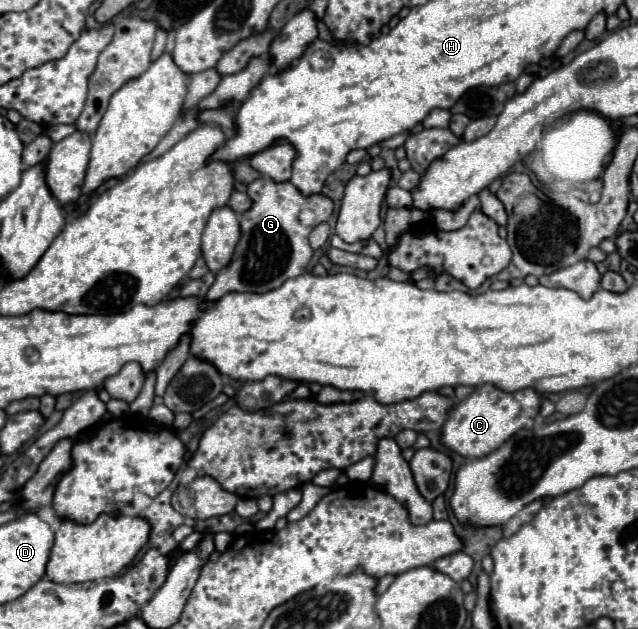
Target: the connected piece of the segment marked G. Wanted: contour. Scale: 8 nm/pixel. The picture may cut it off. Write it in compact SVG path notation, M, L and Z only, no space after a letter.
M268 176L248 184L248 196L254 200L254 204L240 216L242 236L234 258L216 274L216 282L208 290L206 300L216 300L228 292L266 292L278 288L290 278L304 274L314 252L308 244L312 228L304 226L298 216L302 210L312 210L316 214L316 222L320 224L326 222L332 214L330 198L304 198L292 182L274 182Z

